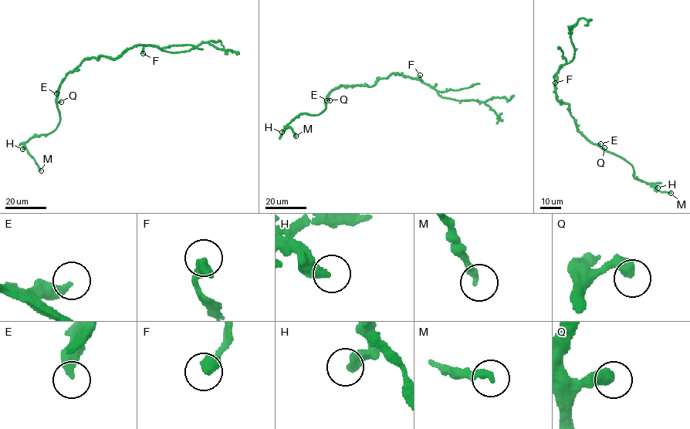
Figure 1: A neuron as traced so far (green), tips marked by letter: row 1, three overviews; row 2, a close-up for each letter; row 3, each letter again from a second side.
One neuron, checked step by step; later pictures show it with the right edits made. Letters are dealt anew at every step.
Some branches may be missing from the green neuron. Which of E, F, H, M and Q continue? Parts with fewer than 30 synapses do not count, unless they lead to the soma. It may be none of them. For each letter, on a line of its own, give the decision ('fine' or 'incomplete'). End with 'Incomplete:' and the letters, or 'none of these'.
E: fine
F: fine
H: fine
M: fine
Q: fine
Incomplete: none of these

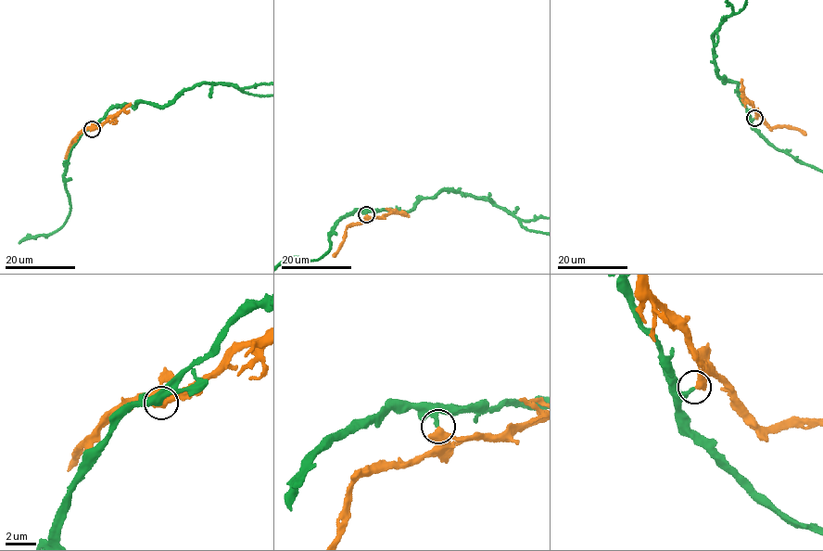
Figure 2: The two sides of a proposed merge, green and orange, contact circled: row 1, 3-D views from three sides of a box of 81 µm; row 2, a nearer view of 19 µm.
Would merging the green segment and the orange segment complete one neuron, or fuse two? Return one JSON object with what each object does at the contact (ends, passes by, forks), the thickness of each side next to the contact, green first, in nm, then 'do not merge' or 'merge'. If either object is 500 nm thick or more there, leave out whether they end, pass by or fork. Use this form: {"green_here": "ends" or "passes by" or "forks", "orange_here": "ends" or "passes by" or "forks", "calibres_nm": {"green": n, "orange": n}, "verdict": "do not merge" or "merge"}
{"calibres_nm": {"green": 280, "orange": 500}, "verdict": "do not merge"}

